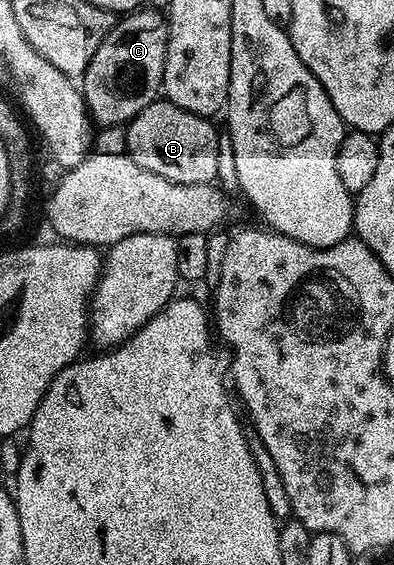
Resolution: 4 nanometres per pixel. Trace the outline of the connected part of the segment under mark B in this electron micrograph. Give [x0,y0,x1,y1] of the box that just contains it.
[126,100,220,184]

